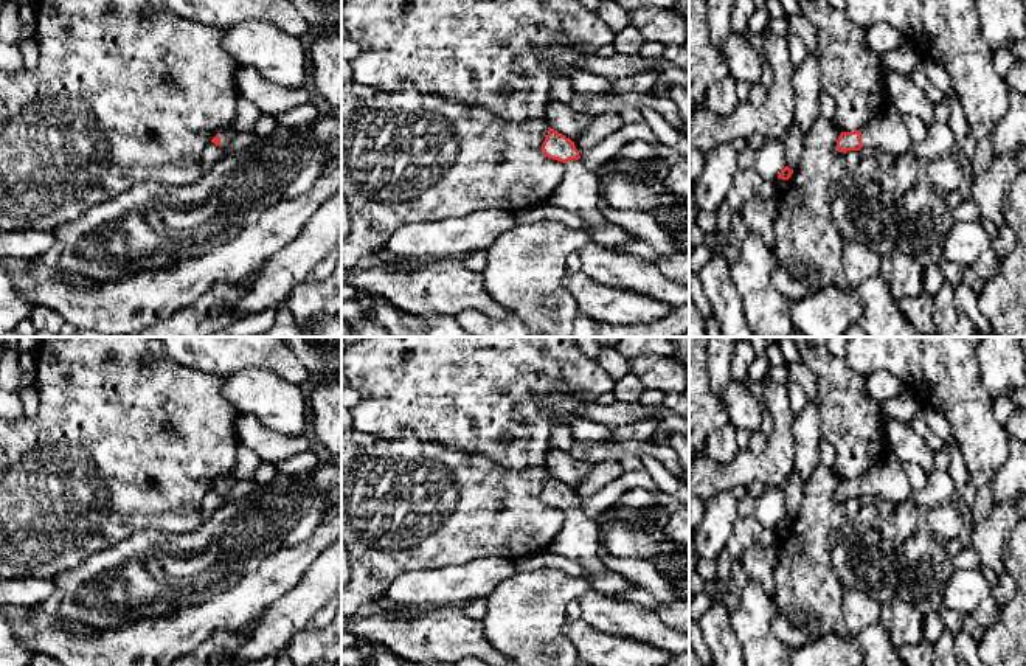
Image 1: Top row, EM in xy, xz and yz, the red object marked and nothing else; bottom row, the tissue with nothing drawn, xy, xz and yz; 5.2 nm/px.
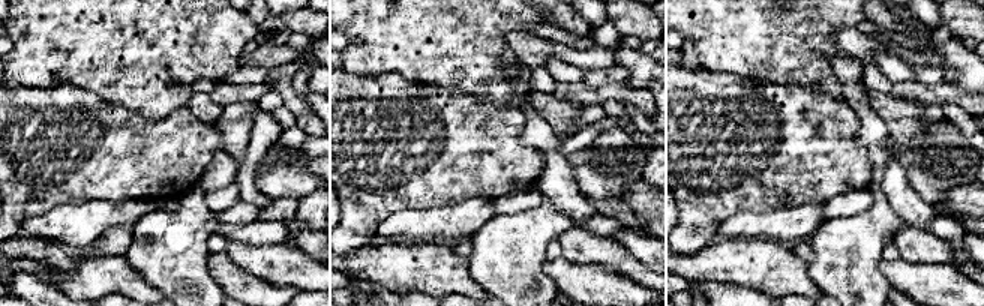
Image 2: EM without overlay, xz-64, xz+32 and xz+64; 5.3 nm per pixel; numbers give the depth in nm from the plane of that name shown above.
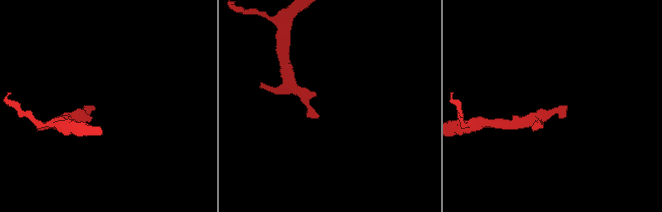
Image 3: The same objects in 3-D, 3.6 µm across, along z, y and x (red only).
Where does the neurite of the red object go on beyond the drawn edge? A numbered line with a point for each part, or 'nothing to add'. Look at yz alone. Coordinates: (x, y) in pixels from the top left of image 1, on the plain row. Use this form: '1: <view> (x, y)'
1: yz (888, 480)

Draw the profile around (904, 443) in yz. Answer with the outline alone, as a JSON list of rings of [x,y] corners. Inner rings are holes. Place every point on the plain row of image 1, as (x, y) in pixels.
[[[883,416],[883,433],[888,450],[900,463],[914,463],[927,473],[934,470],[934,452],[910,425],[908,421],[899,421],[891,416]]]

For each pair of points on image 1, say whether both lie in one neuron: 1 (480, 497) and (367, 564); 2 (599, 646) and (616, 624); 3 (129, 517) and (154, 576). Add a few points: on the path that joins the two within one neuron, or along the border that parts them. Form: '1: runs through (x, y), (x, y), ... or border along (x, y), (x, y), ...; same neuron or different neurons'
1: runs through (452, 506), (441, 506), (395, 542); same neuron
2: border along (581, 618), (598, 629), (646, 641); different neurons
3: border along (173, 531), (142, 528), (103, 548); different neurons

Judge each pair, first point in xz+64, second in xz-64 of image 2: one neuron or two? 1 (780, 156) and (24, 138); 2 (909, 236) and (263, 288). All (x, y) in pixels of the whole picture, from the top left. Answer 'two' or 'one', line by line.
1: one
2: two

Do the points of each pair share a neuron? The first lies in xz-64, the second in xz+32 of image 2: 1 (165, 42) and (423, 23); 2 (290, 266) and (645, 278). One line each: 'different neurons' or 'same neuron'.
1: same neuron
2: same neuron

